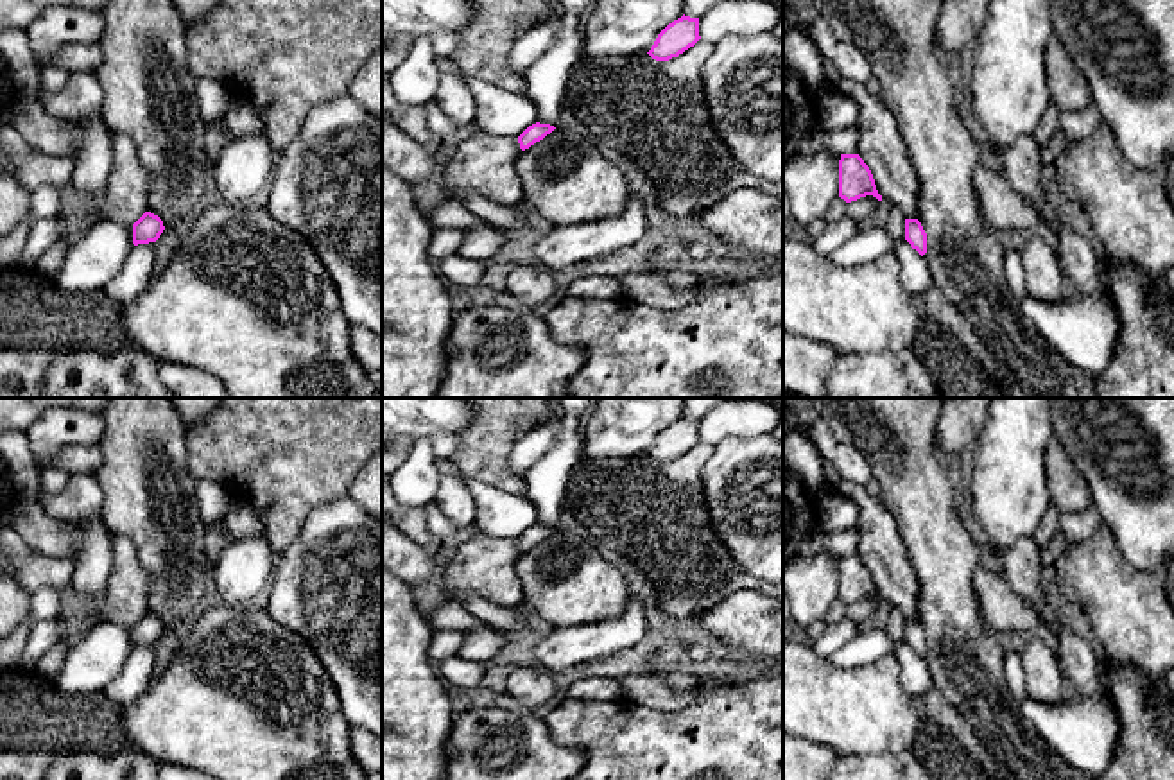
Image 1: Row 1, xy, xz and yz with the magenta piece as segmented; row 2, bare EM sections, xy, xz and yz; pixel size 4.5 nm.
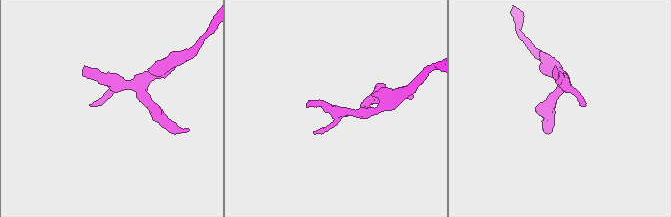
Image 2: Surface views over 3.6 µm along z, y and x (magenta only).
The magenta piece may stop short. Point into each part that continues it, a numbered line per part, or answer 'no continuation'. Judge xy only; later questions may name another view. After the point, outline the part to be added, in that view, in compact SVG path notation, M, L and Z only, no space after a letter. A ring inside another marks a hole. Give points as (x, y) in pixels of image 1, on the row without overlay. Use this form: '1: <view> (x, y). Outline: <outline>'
no continuation

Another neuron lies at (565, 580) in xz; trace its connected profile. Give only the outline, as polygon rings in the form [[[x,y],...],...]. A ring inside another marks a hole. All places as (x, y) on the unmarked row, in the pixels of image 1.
[[[554,531],[516,559],[523,601],[550,626],[590,624],[618,617],[627,604],[629,590],[620,570],[606,561],[591,540]]]

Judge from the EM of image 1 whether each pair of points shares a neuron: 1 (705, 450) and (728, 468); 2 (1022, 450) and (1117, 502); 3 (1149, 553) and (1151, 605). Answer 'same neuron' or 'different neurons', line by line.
1: different neurons
2: different neurons
3: different neurons

